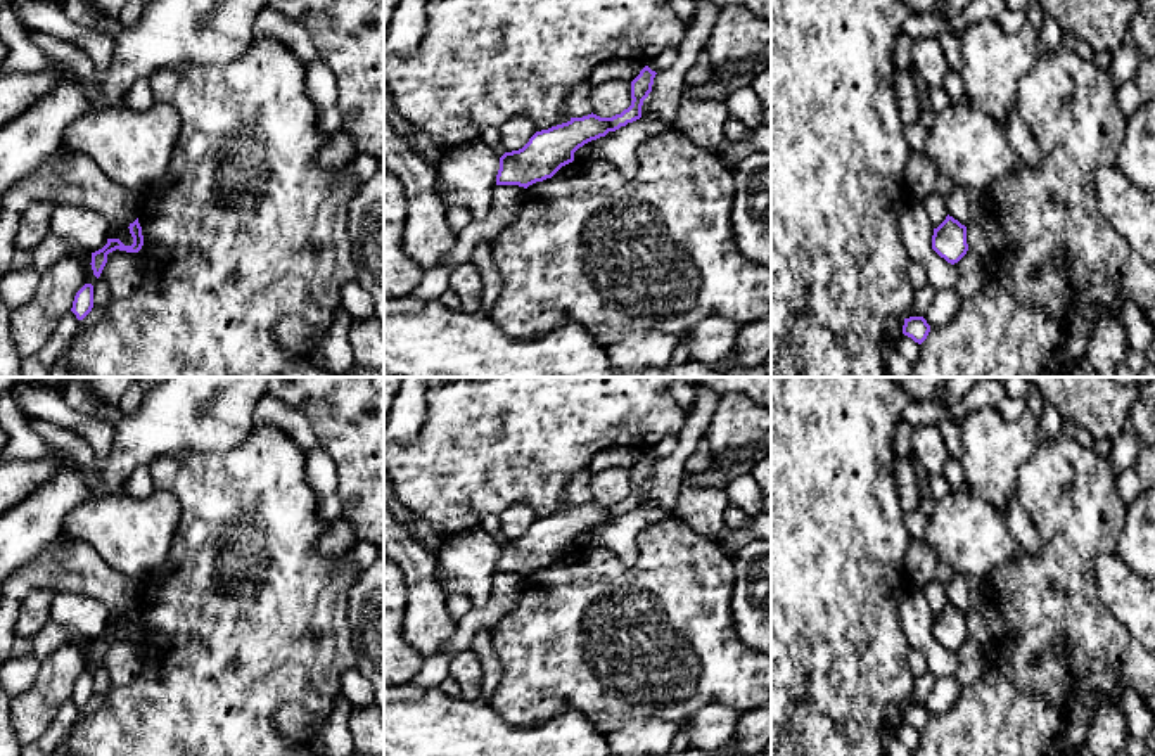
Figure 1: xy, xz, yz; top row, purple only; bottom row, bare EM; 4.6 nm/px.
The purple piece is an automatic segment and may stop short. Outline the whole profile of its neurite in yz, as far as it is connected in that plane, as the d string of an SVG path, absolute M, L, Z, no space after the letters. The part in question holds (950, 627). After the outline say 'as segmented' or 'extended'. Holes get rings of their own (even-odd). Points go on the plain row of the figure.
M948 602L946 607L934 616L932 637L948 650L958 650L968 638L967 614Z; as segmented

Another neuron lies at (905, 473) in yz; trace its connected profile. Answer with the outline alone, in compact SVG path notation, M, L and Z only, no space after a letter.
M896 457L894 483L896 483L897 497L904 514L918 510L922 503L922 497L918 491L916 467L911 458Z

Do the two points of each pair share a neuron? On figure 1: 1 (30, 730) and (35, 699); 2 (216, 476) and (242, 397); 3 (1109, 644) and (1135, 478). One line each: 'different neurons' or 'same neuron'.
1: same neuron
2: different neurons
3: different neurons

